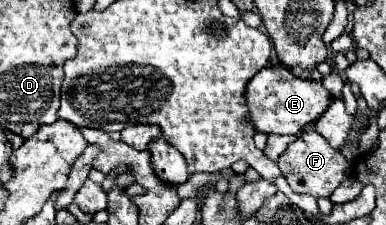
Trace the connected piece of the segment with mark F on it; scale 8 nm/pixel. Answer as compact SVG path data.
M305 131L295 143L287 147L287 151L279 157L277 165L295 193L305 193L315 199L331 197L331 193L341 185L341 181L351 173L351 163L317 131Z

